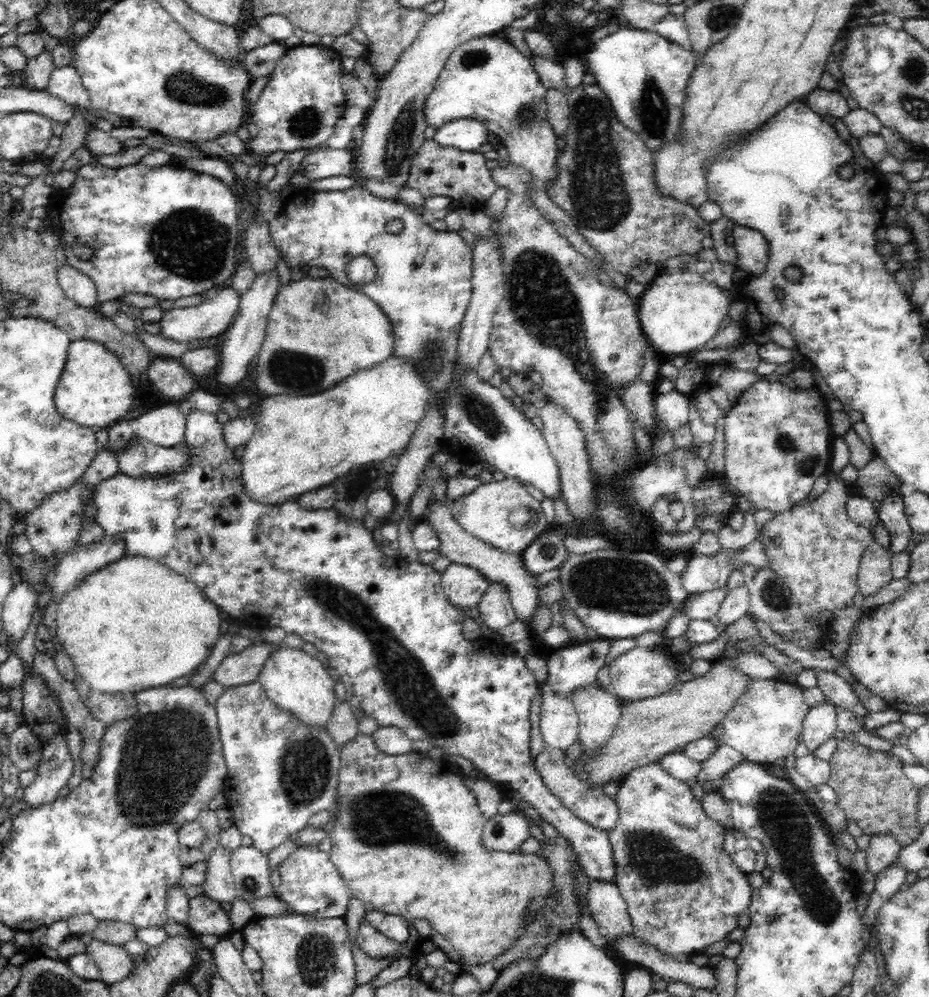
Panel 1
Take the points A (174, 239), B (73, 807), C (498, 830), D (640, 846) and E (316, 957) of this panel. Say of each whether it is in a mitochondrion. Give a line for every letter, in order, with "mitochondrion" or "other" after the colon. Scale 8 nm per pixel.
A: mitochondrion
B: other
C: mitochondrion
D: mitochondrion
E: mitochondrion

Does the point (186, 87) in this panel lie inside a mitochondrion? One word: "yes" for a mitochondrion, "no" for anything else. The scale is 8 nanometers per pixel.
yes

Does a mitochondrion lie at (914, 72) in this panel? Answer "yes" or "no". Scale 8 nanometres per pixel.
yes

